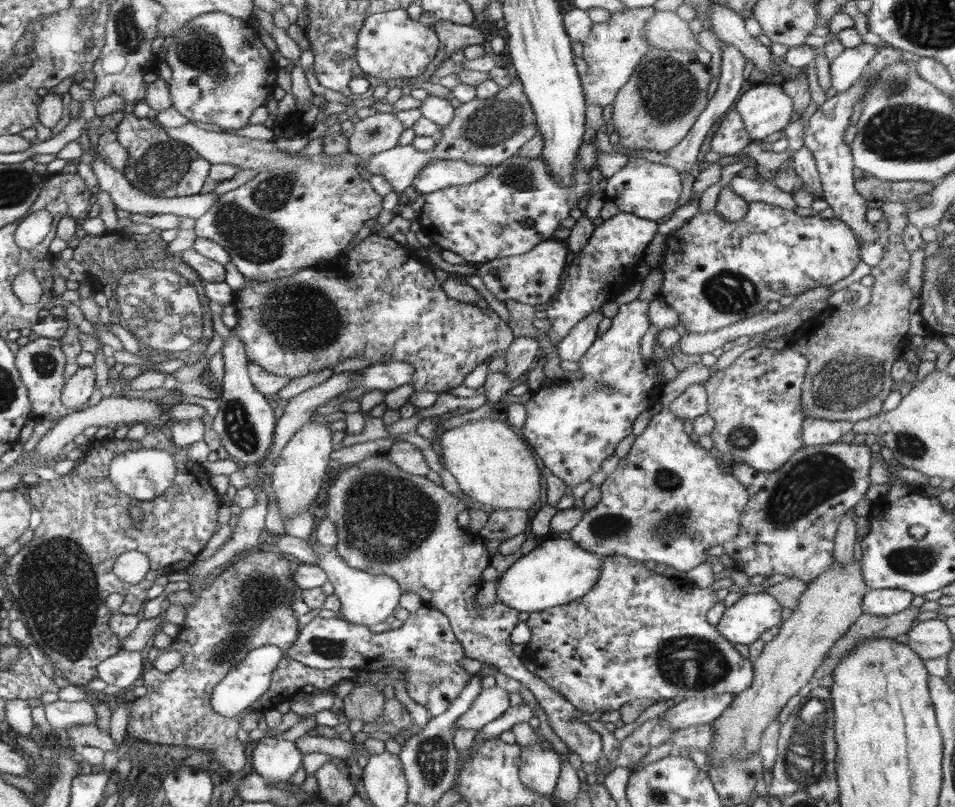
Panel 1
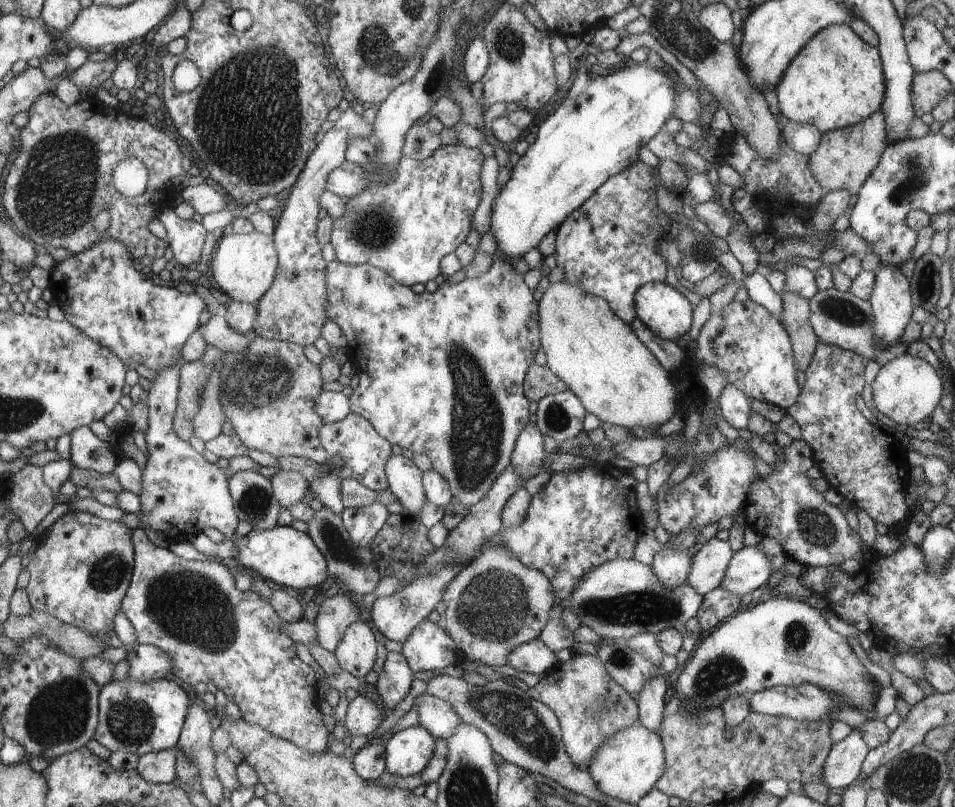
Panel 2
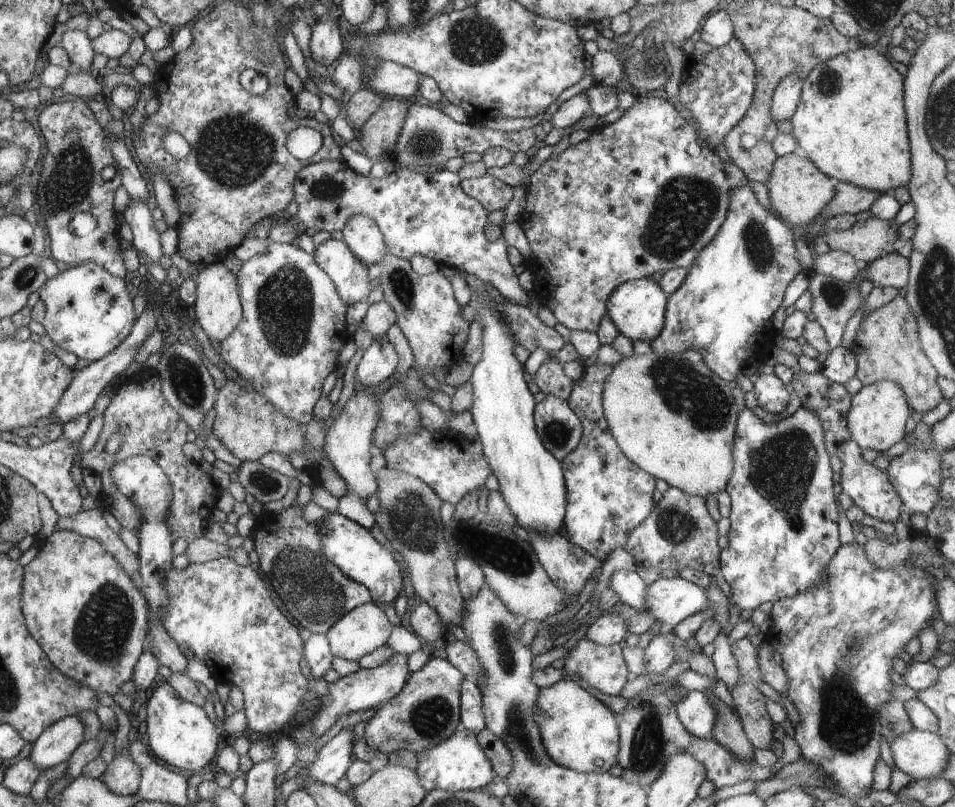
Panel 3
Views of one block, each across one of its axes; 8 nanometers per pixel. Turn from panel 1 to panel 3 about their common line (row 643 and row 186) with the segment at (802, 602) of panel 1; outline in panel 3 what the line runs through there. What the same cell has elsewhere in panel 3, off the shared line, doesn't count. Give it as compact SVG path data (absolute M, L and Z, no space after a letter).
M799 152L777 157L772 174L766 182L766 188L772 209L786 220L786 224L806 226L808 222L816 220L822 214L822 210L832 202L832 198L836 196L838 183L839 180L826 176L813 161Z

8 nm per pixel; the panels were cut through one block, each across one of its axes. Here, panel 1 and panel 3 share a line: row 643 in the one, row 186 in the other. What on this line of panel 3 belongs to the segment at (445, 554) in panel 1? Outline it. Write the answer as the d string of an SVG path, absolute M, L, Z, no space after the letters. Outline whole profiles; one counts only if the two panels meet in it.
M486 173L482 177L465 179L462 183L464 191L474 200L478 200L489 212L493 210L504 210L514 192L513 186L507 185L505 181L498 180Z

